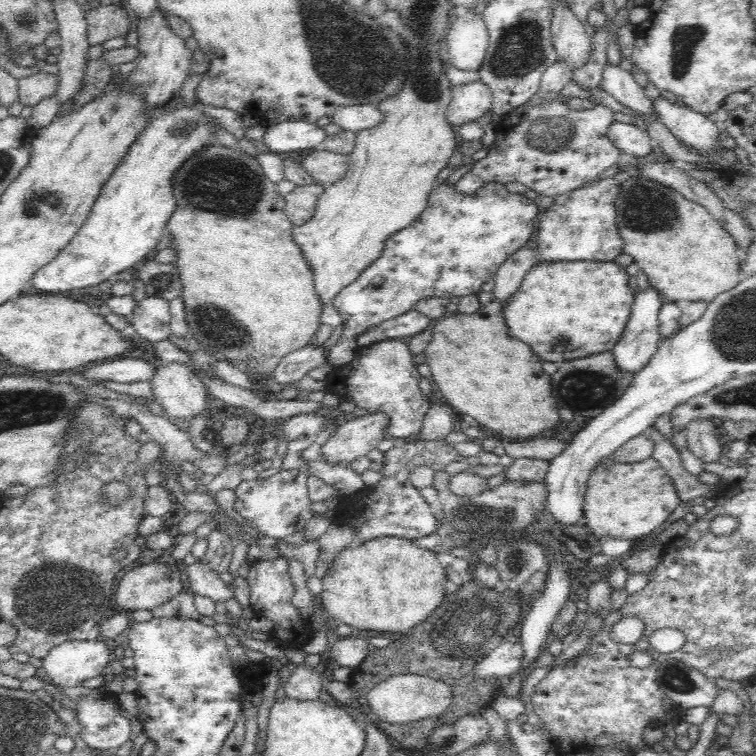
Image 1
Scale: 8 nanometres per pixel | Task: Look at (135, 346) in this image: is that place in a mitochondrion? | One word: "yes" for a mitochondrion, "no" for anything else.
no

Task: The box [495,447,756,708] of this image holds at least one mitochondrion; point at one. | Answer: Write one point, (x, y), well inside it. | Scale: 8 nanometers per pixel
(673, 677)

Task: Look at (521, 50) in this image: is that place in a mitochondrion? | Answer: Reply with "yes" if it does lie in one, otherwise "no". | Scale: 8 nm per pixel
yes

